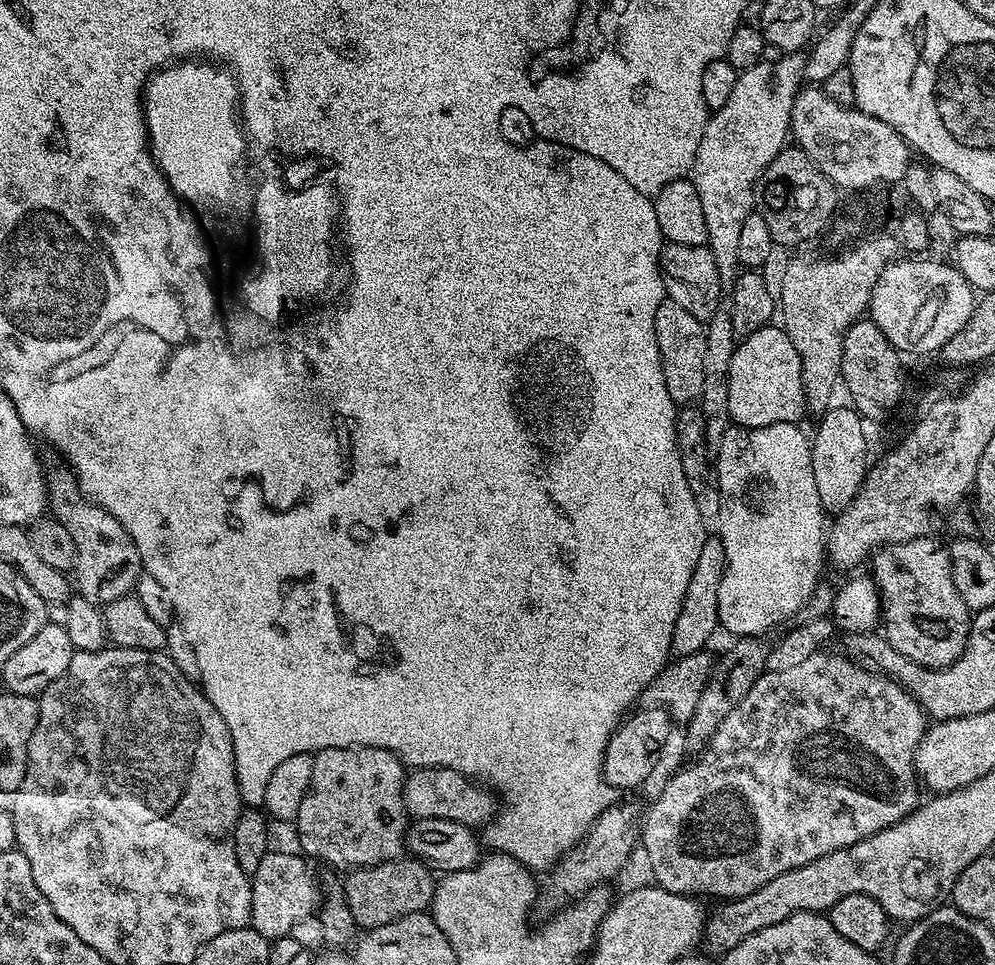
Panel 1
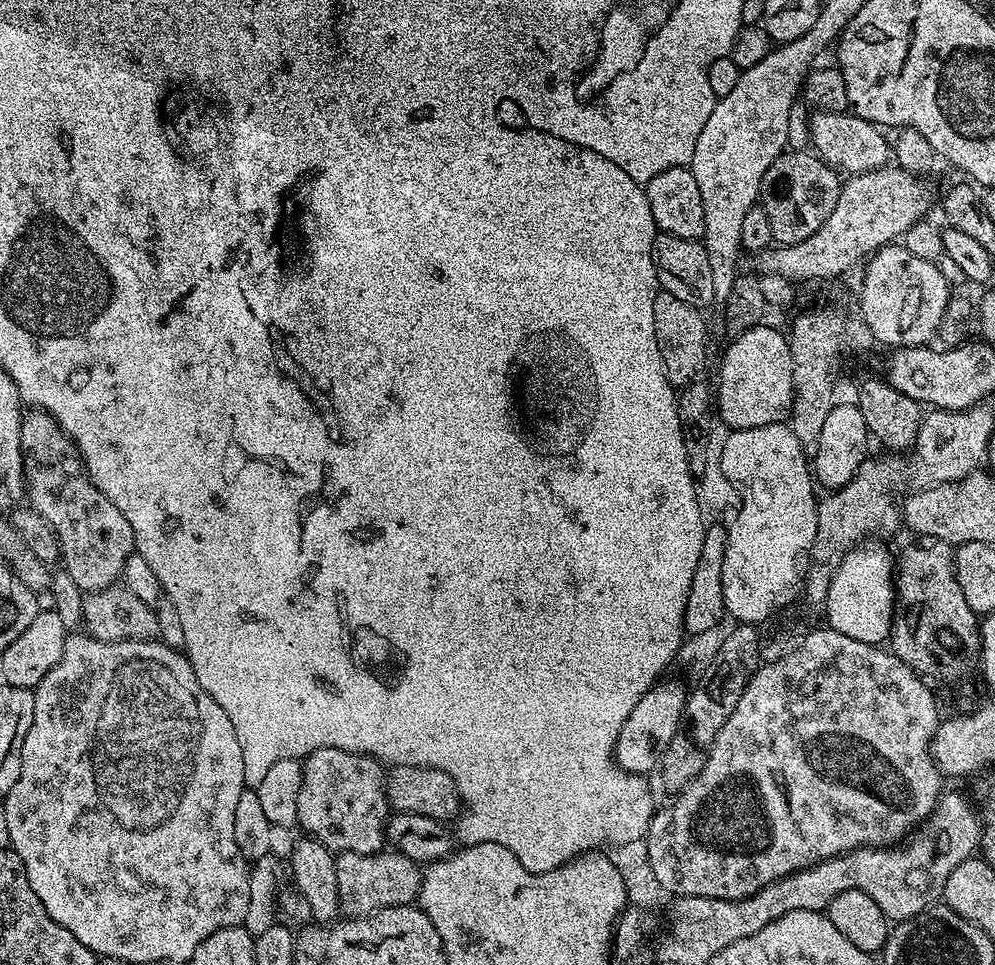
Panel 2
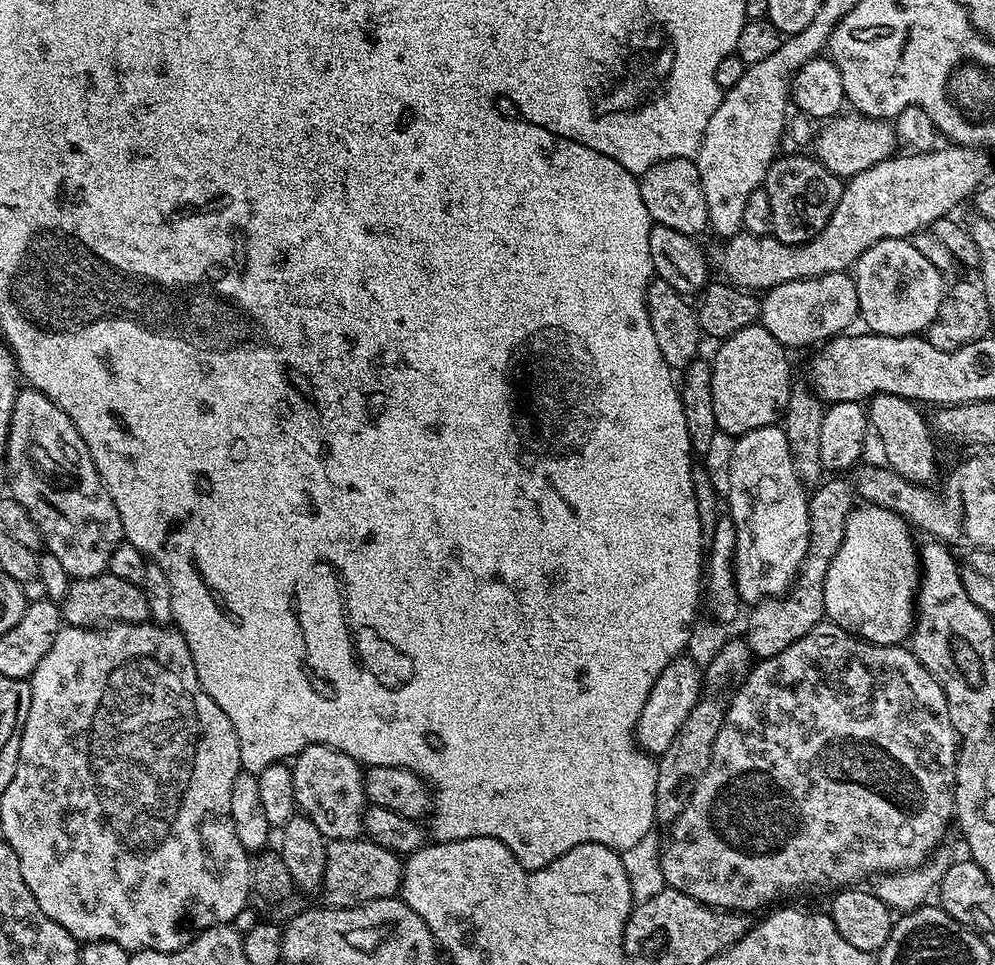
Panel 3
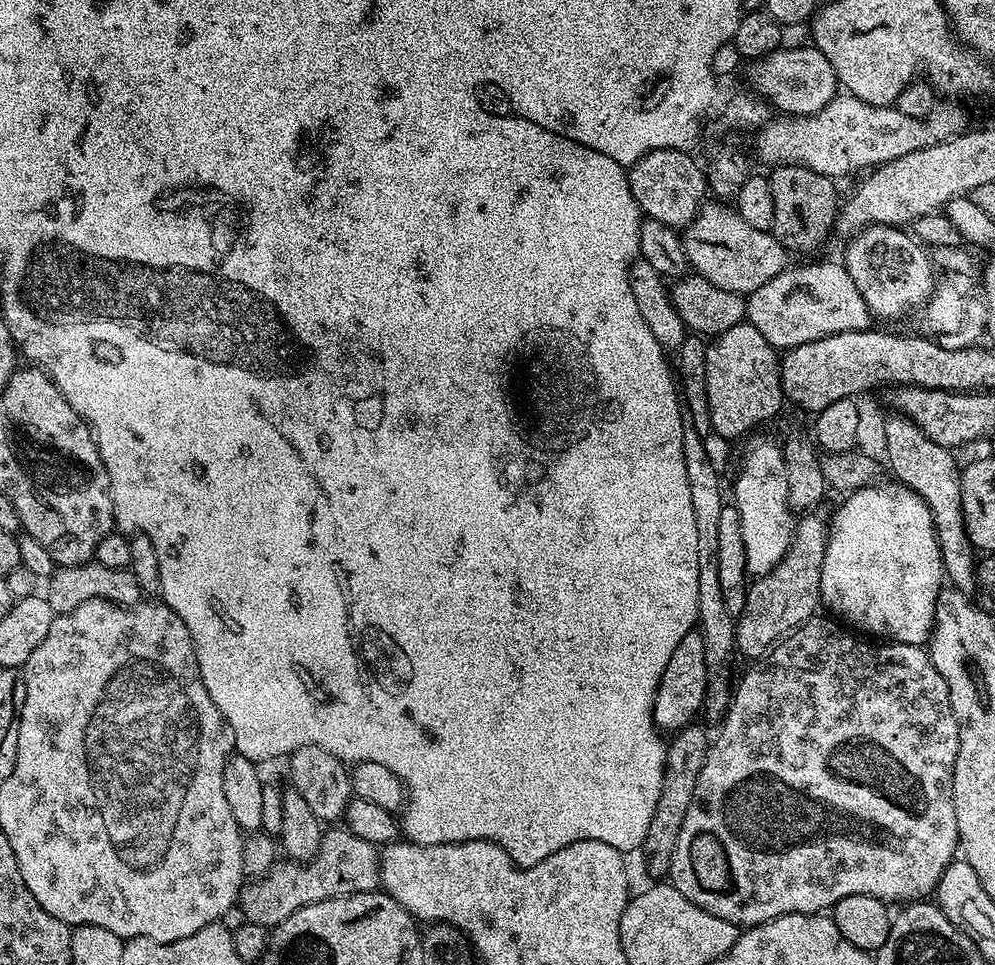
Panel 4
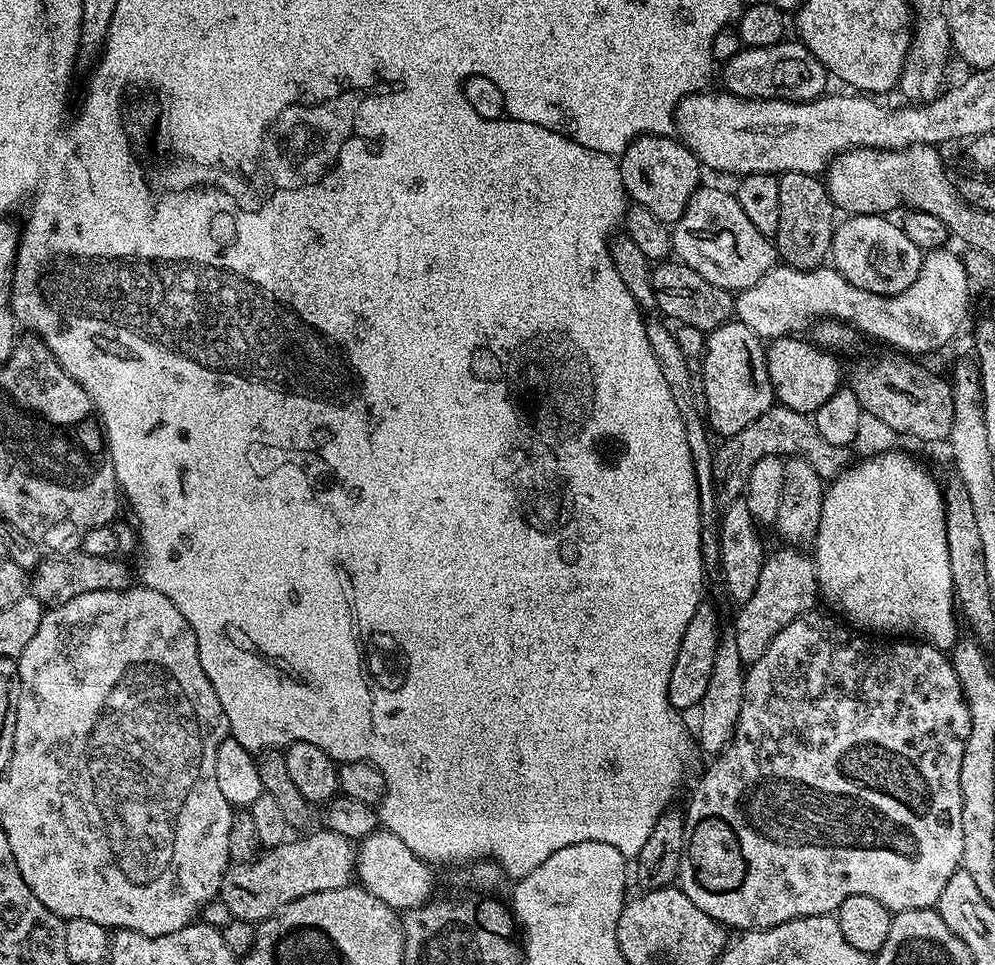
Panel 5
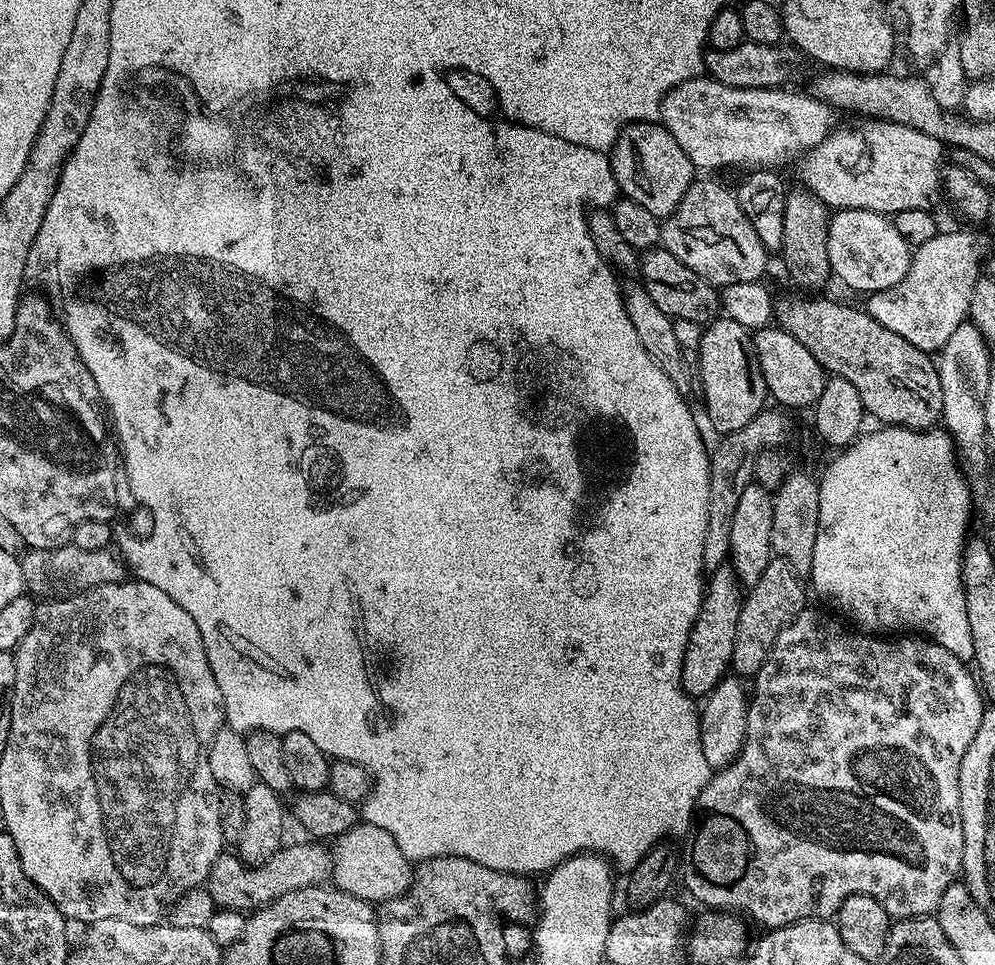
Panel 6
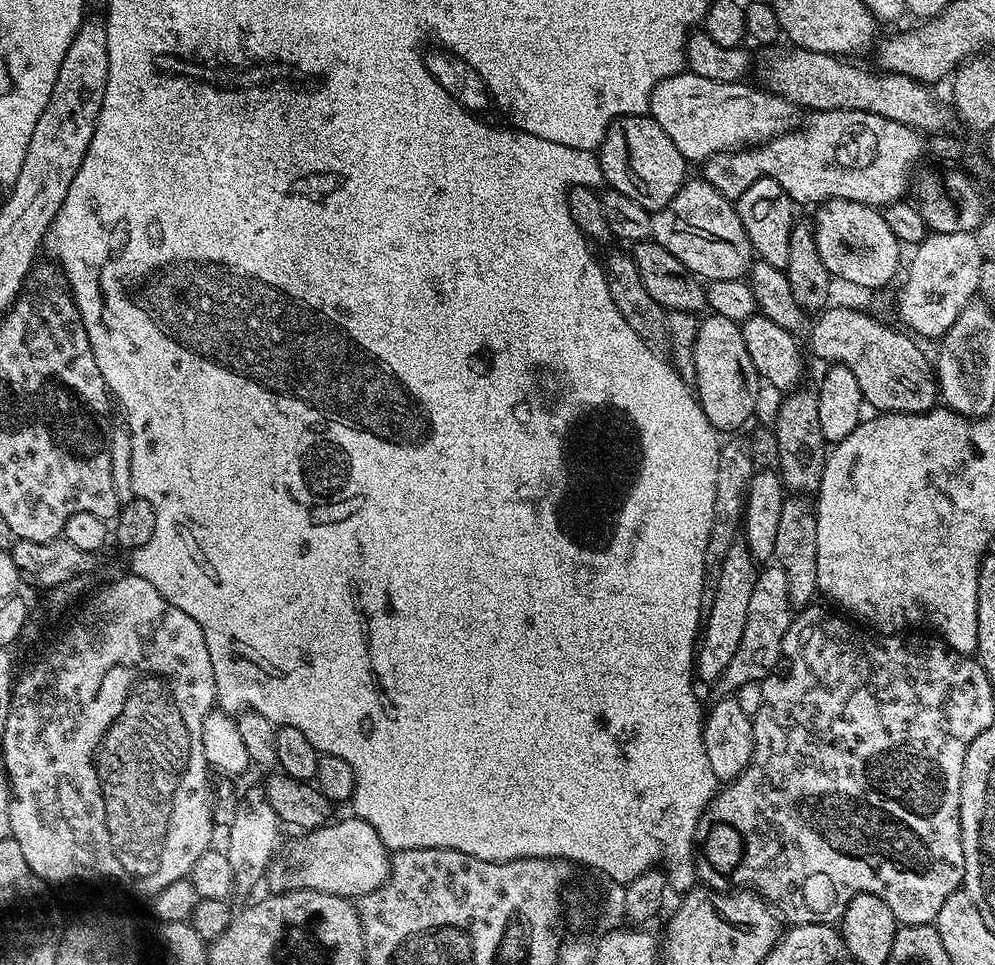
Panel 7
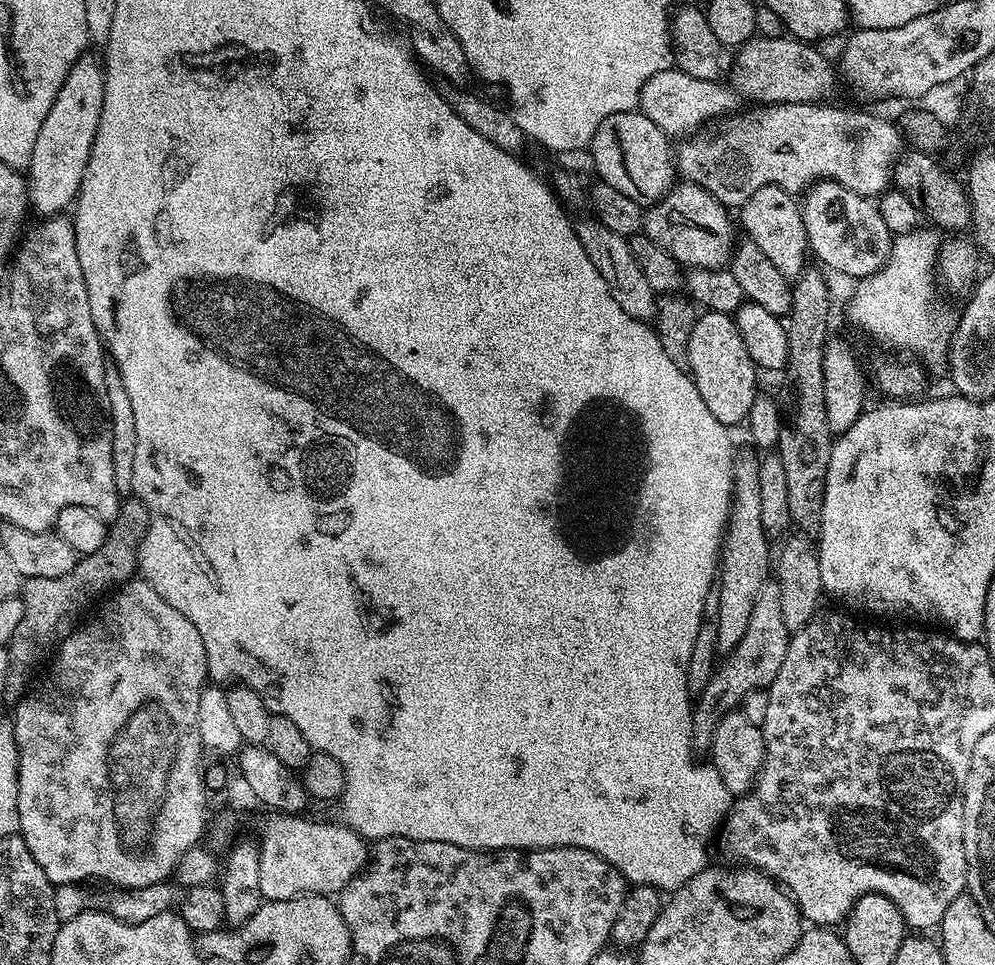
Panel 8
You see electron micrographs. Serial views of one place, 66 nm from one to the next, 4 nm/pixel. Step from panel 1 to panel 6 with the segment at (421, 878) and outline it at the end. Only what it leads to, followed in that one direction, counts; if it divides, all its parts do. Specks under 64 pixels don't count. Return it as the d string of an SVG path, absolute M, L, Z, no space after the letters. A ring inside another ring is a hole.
M285 843L269 860L254 865L245 864L236 854L220 855L206 881L208 893L210 898L214 898L217 909L251 914L258 908L273 904L278 898L282 898L282 894L323 885L332 874L331 851L323 843L308 843L312 844Z

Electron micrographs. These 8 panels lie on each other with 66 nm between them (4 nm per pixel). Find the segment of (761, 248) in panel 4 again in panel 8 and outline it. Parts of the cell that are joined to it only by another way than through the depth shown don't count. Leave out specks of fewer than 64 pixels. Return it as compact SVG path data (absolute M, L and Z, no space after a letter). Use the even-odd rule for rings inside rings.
M680 182L645 211L642 232L658 242L658 246L662 246L662 250L681 266L689 269L722 268L731 261L734 247L734 220L728 217L728 212L729 209L702 190L702 186Z

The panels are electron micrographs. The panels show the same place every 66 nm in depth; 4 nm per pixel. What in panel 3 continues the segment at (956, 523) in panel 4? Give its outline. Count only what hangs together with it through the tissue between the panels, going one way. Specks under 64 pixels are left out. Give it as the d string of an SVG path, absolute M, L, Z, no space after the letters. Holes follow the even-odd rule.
M879 394L867 401L866 411L871 431L880 439L887 467L894 469L902 478L912 484L927 485L936 476L936 446L934 432L929 421L919 412L915 403L901 396L881 396Z

